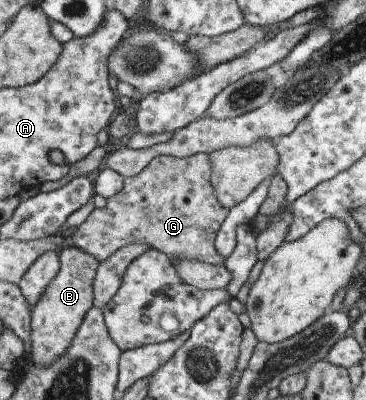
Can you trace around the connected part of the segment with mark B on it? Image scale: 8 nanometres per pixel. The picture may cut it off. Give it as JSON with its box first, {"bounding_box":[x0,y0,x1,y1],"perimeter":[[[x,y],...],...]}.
{"bounding_box":[30,246,98,367],"perimeter":[[[75,246],[62,249],[58,256],[58,263],[57,274],[47,283],[41,296],[30,310],[30,357],[36,365],[44,367],[65,352],[85,313],[92,307],[91,285],[98,267],[98,260],[94,256],[80,251]]]}

